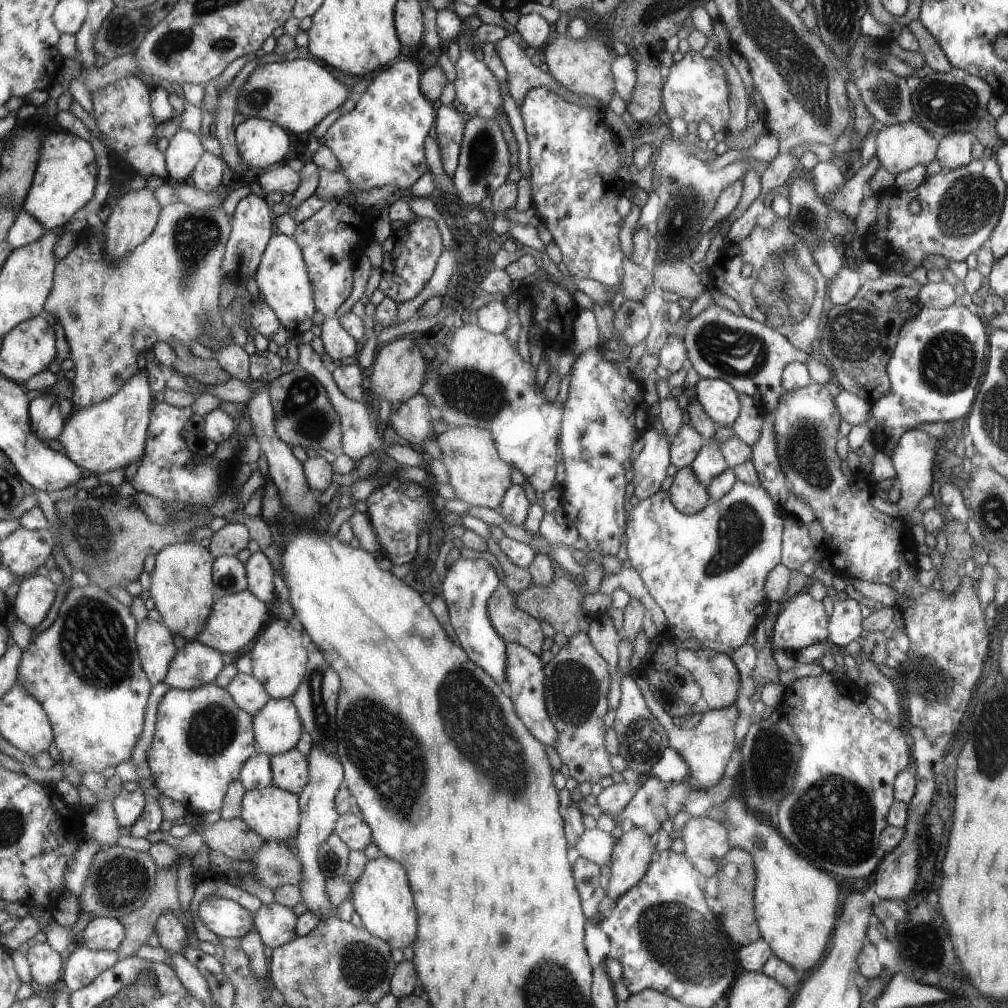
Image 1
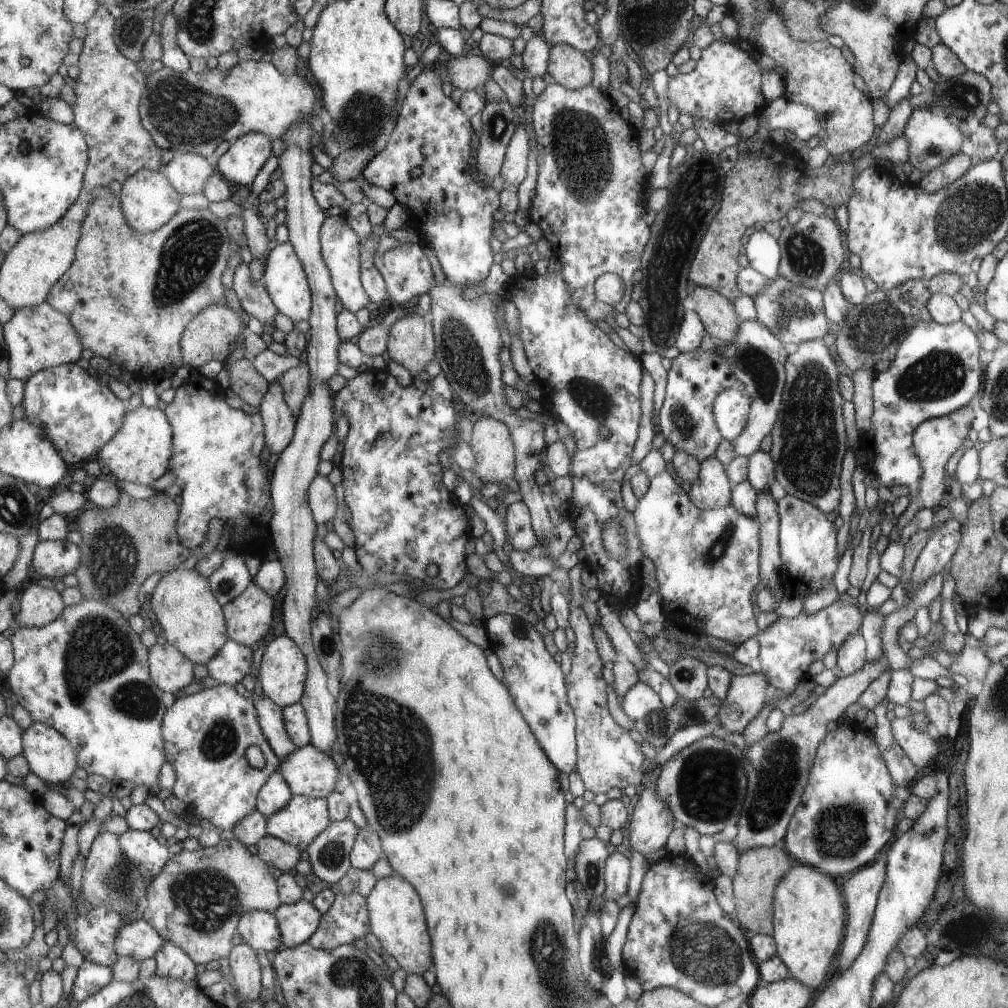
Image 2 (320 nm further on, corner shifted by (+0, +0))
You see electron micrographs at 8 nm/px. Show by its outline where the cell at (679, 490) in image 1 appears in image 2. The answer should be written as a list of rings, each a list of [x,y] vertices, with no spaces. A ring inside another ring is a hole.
[[[714,456],[699,462],[697,478],[691,480],[690,485],[687,494],[699,510],[730,505],[732,484],[727,478],[725,466]]]

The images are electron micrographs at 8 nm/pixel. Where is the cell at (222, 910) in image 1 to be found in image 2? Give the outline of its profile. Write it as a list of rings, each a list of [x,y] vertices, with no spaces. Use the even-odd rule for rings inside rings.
[[[263,910],[245,912],[239,920],[238,933],[244,943],[255,951],[263,950],[270,957],[282,947],[282,934],[279,920],[274,913]]]

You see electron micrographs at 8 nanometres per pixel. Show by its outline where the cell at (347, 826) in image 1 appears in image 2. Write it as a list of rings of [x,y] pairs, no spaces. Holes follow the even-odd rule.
[[[369,826],[361,829],[350,856],[352,867],[360,870],[372,870],[373,866],[385,856],[382,840],[377,831]]]

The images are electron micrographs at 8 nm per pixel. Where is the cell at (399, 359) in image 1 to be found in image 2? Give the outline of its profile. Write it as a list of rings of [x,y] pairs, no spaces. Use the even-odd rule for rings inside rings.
[[[408,314],[398,320],[391,329],[388,353],[391,360],[403,364],[413,378],[433,358],[433,332],[431,324],[419,314]]]

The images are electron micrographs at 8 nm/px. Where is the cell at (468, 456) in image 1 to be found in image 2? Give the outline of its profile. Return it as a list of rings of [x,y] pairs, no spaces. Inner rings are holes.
[[[480,417],[471,432],[470,449],[474,456],[472,472],[486,482],[507,480],[514,476],[513,436],[505,425],[491,417]]]

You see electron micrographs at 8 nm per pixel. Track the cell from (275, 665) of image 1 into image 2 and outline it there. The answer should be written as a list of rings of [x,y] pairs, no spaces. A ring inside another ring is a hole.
[[[289,635],[270,637],[262,656],[259,677],[264,694],[279,706],[287,708],[301,702],[306,693],[307,679],[308,662],[306,661],[306,654],[301,650],[298,642],[295,642],[295,639]]]

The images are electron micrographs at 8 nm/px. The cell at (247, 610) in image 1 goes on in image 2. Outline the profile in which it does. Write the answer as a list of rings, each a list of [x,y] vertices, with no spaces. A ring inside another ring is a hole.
[[[255,581],[241,597],[225,605],[224,610],[231,639],[255,648],[271,637],[275,620],[275,597]]]

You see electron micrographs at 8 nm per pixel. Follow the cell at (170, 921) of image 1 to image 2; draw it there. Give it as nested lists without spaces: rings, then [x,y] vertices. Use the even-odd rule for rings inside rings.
[[[172,941],[163,944],[161,950],[157,952],[156,961],[156,974],[182,979],[187,984],[191,984],[191,986],[199,986],[196,983],[197,964],[183,948],[179,948]]]

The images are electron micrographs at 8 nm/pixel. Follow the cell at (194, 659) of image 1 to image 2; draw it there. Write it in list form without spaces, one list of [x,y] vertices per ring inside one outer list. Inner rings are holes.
[[[229,639],[206,666],[209,676],[220,683],[239,684],[251,670],[254,647]]]

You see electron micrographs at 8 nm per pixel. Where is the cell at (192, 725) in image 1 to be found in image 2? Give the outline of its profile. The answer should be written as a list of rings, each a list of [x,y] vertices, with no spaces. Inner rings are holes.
[[[219,683],[216,687],[206,687],[176,699],[166,712],[162,733],[166,740],[167,756],[177,776],[173,794],[187,803],[189,815],[205,818],[219,829],[235,831],[244,819],[258,809],[259,793],[282,764],[263,732],[255,701],[253,698],[243,698],[235,690],[235,685],[229,683]],[[251,744],[257,745],[265,756],[266,764],[262,769],[253,768],[245,758]]]

